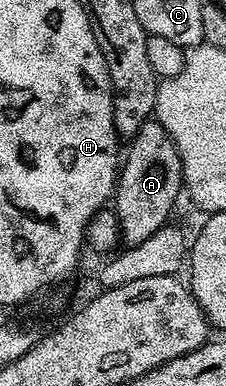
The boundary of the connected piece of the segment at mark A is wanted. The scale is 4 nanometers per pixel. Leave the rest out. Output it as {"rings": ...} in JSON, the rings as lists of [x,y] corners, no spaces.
{"rings":[[[148,121],[126,144],[119,177],[115,181],[113,210],[119,218],[119,233],[127,247],[141,245],[169,223],[171,210],[183,191],[183,163],[179,150],[158,121]]]}

